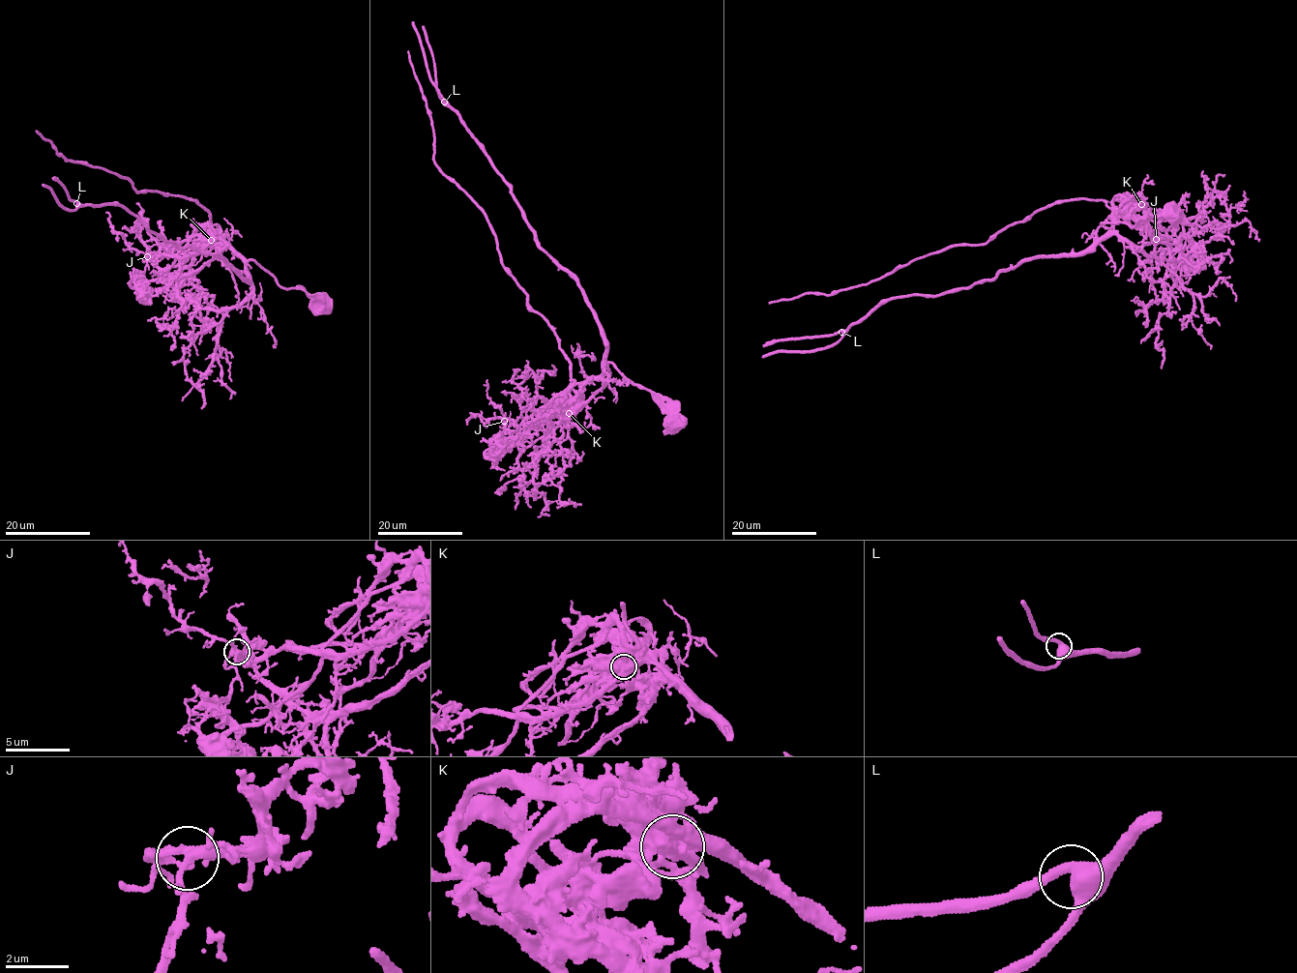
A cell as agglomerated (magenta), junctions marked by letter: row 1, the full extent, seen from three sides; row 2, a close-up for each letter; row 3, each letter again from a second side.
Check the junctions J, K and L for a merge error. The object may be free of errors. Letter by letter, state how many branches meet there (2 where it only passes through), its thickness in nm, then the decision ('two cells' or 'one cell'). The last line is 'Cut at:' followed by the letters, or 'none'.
J: branches 3; calibre 320 nm; one cell
K: branches 3; calibre 600 nm; two cells
L: branches 3; calibre 400 nm; one cell
Cut at: K

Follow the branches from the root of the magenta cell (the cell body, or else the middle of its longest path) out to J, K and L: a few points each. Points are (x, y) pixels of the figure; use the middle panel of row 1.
J: (673, 423), (662, 398), (610, 363), (603, 373), (574, 384), (535, 409), (515, 430), (507, 430), (504, 421)
K: (673, 423), (662, 398), (633, 382), (610, 363), (605, 364), (601, 374), (586, 381), (577, 404), (569, 413)
L: (673, 423), (656, 394), (610, 363), (604, 367), (605, 340), (578, 282), (539, 246), (511, 185), (444, 102)

